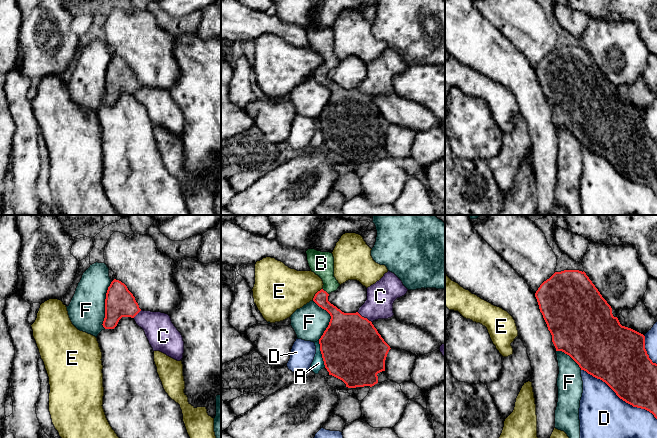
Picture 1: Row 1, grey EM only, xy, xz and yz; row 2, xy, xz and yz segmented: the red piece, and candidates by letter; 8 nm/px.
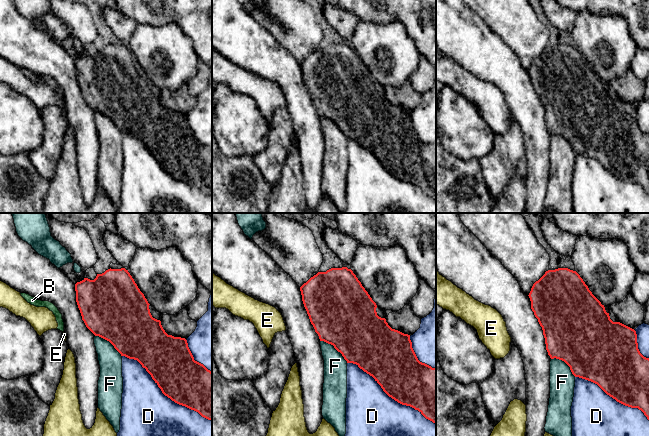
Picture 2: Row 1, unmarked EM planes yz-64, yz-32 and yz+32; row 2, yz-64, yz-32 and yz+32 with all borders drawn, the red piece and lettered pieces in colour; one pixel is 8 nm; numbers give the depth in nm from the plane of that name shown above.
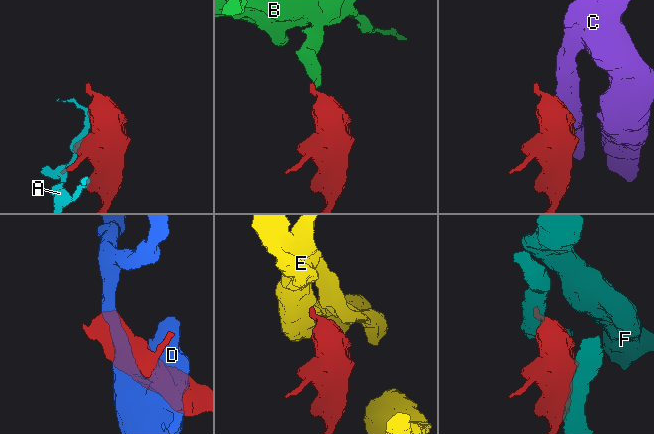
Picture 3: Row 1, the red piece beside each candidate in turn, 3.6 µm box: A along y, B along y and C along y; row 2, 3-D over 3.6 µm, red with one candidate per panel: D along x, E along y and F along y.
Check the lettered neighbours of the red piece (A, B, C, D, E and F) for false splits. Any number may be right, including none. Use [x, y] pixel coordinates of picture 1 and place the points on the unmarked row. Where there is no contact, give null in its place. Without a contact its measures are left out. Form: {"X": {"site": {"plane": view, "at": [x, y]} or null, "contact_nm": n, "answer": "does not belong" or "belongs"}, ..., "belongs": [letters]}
{"A": {"site": {"plane": "xz", "at": [321, 129]}, "contact_nm": 220, "answer": "does not belong"}, "B": {"site": {"plane": "xz", "at": [325, 67]}, "contact_nm": 70, "answer": "belongs"}, "C": {"site": {"plane": "xz", "at": [363, 93]}, "contact_nm": 150, "answer": "does not belong"}, "D": {"site": {"plane": "yz", "at": [619, 173]}, "contact_nm": 750, "answer": "does not belong"}, "E": {"site": {"plane": "xz", "at": [316, 69]}, "contact_nm": 130, "answer": "does not belong"}, "F": {"site": {"plane": "xy", "at": [105, 81]}, "contact_nm": 380, "answer": "does not belong"}, "belongs": ["B"]}

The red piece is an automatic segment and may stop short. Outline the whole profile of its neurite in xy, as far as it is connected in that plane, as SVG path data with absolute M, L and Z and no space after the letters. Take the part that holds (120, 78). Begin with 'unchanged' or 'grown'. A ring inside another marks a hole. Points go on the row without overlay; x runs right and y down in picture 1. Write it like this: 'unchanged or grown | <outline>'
unchanged | M114 55L106 69L103 103L114 105L122 93L134 94L140 87L135 73L127 62Z

